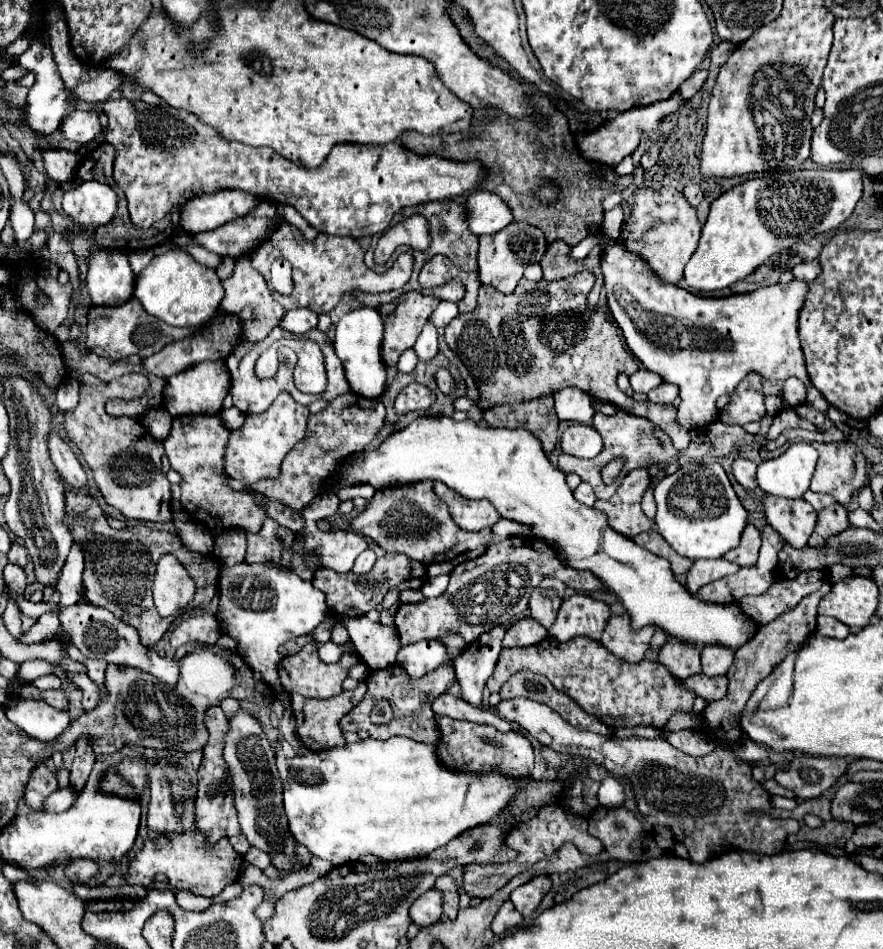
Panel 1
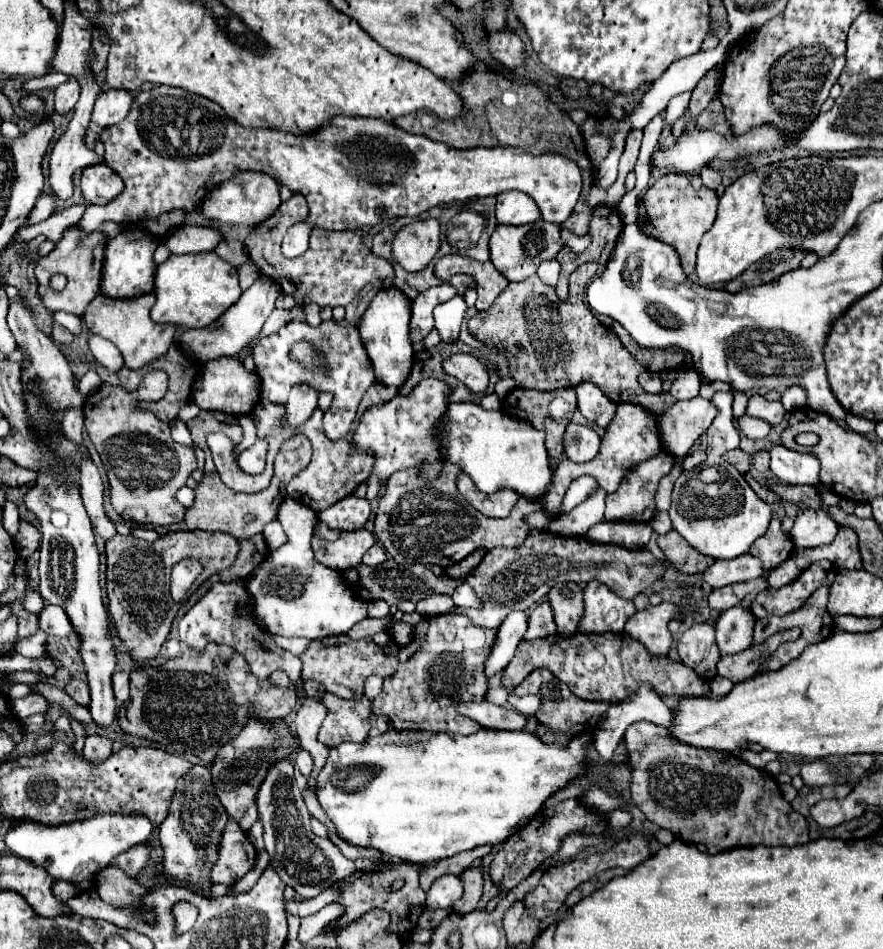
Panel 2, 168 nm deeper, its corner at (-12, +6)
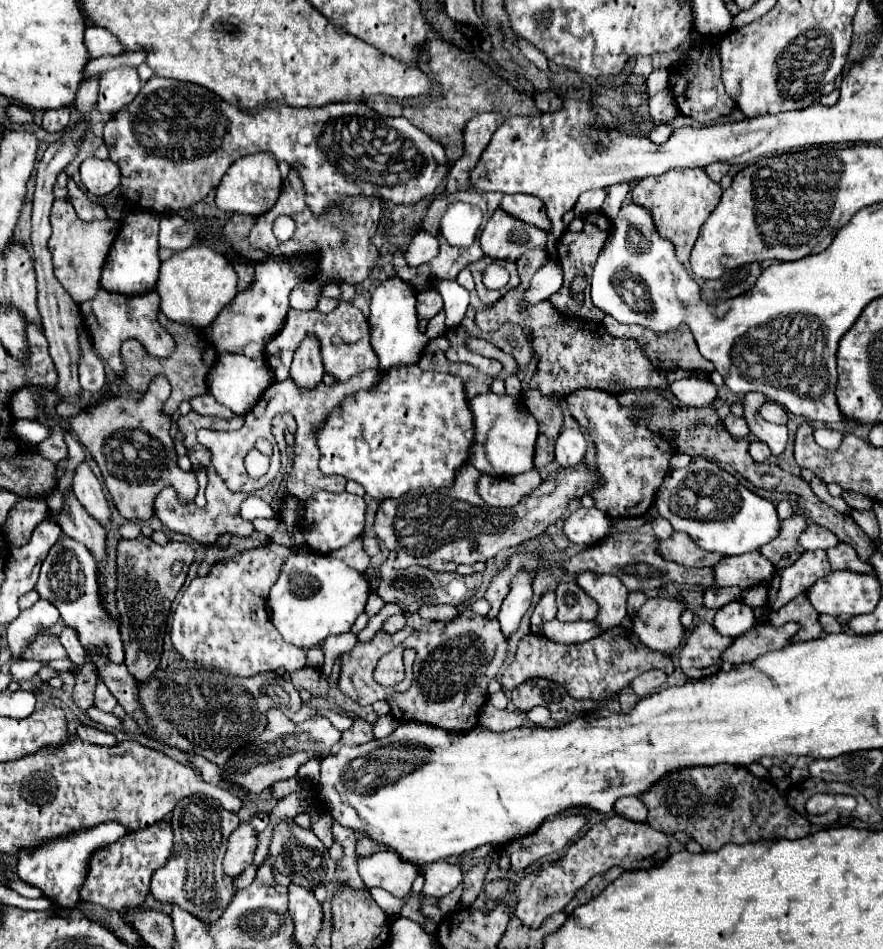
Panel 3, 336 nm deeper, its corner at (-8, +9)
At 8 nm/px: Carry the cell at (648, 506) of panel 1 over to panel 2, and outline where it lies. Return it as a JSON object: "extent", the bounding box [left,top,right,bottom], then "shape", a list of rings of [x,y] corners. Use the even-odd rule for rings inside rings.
{"extent":[652,512,672,534],"shape":[[[656,512],[654,518],[652,518],[652,528],[654,528],[658,534],[666,534],[666,532],[672,528],[668,512]]]}

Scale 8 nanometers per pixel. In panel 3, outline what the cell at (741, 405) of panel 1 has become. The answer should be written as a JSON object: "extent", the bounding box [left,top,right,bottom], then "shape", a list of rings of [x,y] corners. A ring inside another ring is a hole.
{"extent":[758,401,788,425],"shape":[[[766,401],[758,411],[760,411],[760,417],[762,417],[764,421],[778,423],[778,425],[784,425],[784,423],[788,421],[788,415],[786,415],[784,407],[778,405],[778,403],[774,403],[774,401]]]}

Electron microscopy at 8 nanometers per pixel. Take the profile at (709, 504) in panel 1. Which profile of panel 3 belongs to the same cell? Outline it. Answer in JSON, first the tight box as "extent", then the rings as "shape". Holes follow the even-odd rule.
{"extent":[654,457,780,555],"shape":[[[704,457],[692,459],[692,463],[684,469],[670,471],[656,493],[654,505],[658,507],[660,515],[672,523],[674,531],[684,531],[700,549],[722,555],[742,555],[756,551],[774,539],[780,529],[776,507],[768,499],[754,495],[744,485],[740,485],[734,475]]]}

